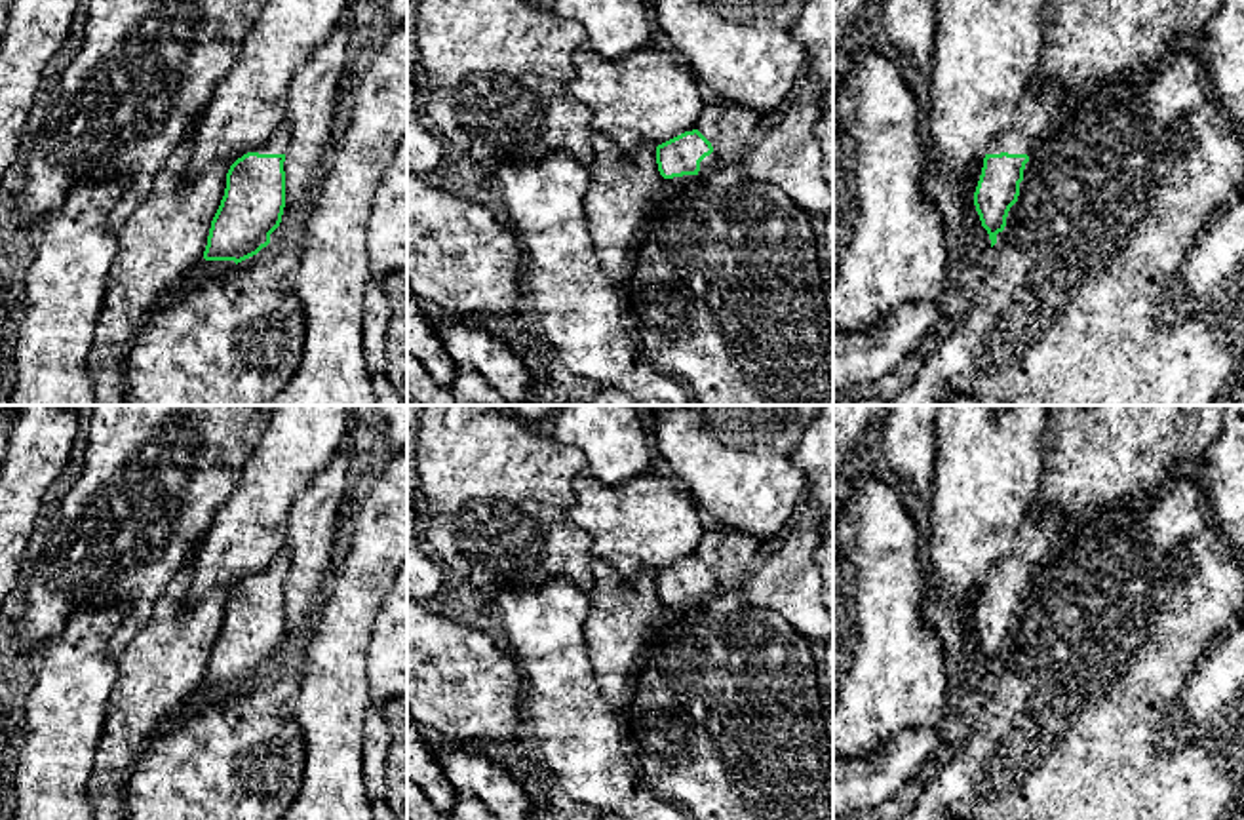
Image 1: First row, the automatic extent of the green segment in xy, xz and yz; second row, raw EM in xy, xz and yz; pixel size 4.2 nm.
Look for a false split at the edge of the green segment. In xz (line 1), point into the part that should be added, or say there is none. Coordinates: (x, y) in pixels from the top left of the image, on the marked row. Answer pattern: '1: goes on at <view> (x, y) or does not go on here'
1: goes on at xz (708, 162)

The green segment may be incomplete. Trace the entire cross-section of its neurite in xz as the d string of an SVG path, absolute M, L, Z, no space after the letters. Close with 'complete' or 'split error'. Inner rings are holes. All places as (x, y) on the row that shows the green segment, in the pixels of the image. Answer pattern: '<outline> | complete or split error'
M685 131L656 146L656 164L664 179L708 175L715 167L715 150L698 131Z | split error

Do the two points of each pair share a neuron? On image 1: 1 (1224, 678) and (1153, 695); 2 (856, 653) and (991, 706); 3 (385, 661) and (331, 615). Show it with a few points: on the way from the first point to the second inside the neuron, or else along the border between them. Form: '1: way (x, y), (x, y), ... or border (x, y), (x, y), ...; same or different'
1: border (1199, 666), (1185, 687); different
2: border (946, 670), (948, 710); different
3: border (381, 604), (368, 653), (369, 693); different

